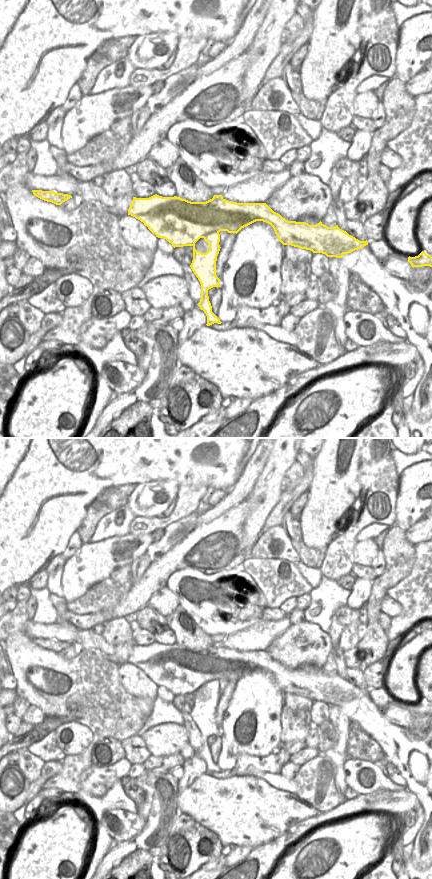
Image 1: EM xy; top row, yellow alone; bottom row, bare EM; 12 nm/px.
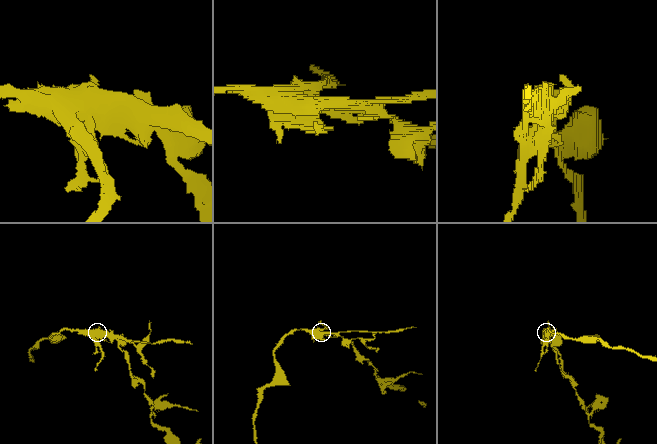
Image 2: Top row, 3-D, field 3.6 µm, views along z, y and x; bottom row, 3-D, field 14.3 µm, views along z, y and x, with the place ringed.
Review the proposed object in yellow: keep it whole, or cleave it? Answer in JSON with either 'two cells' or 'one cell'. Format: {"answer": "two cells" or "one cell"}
{"answer": "two cells"}

